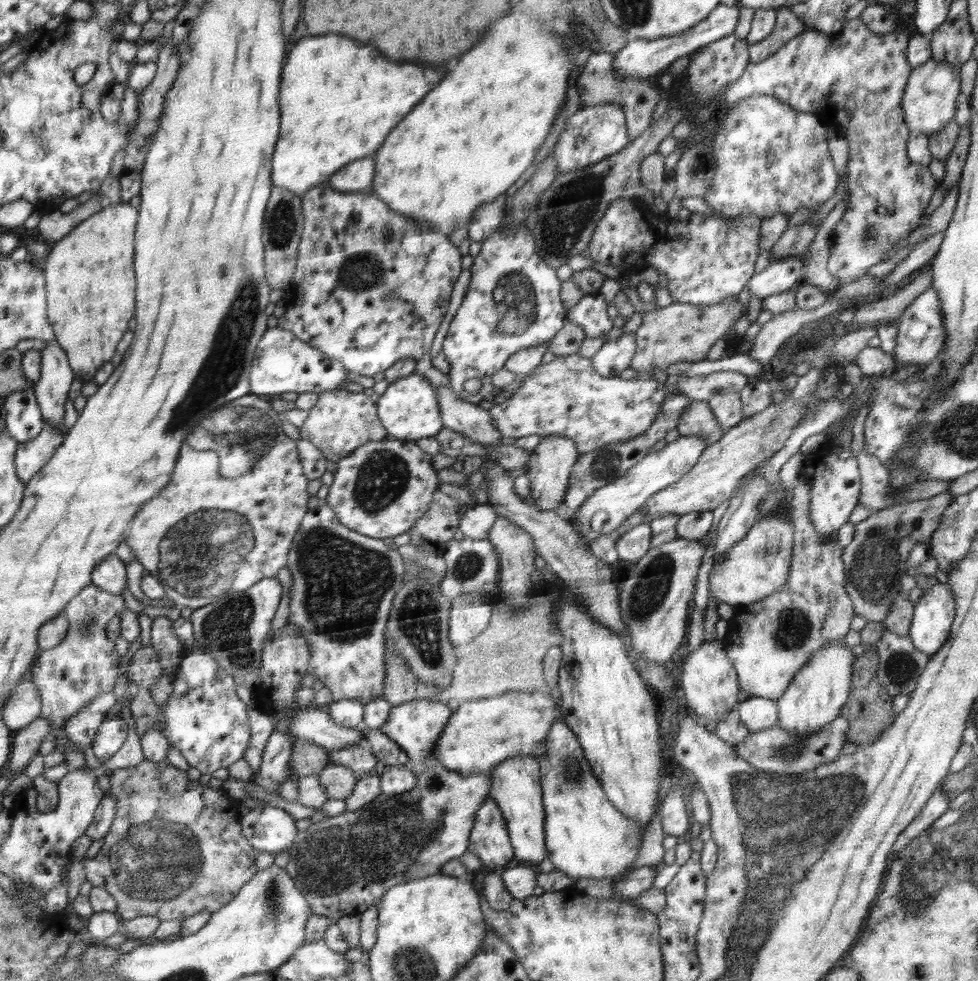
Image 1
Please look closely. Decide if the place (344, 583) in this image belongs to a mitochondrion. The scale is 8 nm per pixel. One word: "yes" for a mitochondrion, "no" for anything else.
yes

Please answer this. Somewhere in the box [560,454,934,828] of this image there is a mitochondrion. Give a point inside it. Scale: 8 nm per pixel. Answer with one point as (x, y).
(873, 575)

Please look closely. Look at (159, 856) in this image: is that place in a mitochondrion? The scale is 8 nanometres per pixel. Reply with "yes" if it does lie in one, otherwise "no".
yes

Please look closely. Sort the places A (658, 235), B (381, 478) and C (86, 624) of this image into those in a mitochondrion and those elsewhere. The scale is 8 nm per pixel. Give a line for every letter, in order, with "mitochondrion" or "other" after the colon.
A: other
B: mitochondrion
C: mitochondrion

